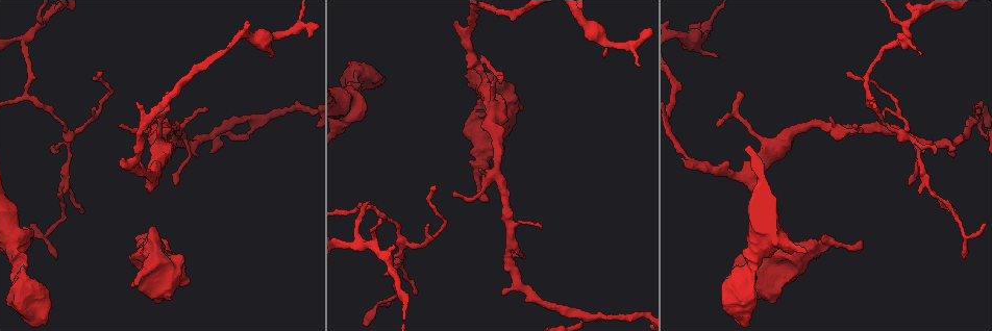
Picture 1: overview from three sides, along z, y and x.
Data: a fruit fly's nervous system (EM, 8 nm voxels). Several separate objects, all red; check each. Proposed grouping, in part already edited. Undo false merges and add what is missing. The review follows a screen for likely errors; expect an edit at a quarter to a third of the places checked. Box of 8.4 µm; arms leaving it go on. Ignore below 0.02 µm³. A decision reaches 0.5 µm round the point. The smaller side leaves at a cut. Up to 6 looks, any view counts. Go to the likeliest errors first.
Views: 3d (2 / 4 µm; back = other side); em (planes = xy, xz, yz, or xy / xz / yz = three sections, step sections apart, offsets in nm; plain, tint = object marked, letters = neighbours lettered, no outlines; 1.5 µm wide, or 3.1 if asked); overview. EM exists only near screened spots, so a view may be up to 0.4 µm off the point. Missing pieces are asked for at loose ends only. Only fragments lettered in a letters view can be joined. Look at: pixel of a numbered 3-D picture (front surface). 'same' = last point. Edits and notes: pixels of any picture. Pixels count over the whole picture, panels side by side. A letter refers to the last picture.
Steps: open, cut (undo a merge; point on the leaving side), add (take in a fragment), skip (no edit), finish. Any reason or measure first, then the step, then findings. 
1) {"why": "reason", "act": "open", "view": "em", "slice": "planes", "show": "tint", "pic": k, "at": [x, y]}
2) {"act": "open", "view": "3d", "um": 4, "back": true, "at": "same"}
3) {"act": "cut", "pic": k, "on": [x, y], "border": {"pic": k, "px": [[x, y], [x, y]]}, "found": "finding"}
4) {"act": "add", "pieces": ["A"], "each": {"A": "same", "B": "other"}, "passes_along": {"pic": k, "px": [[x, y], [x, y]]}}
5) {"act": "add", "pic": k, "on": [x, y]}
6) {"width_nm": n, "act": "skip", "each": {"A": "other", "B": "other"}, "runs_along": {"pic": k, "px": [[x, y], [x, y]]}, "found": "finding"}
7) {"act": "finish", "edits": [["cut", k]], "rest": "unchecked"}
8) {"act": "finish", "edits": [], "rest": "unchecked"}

{"why": "branch stops here", "act": "open", "view": "em", "slice": "planes", "show": "letters", "pic": 1, "at": [858, 241]}

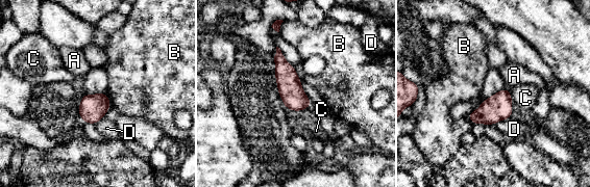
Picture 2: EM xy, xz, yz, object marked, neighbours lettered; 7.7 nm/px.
{"width_nm": 180, "act": "skip", "each": {"A": "other", "B": "other", "C": "other", "D": "other"}, "border": {"pic": 2, "px": [[105, 92], [112, 106]]}, "found": "no lettered fragment goes on from it"}

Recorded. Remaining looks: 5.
{"why": "narrows sharply", "act": "open", "view": "3d", "um": 2, "pic": 1, "at": [360, 243]}

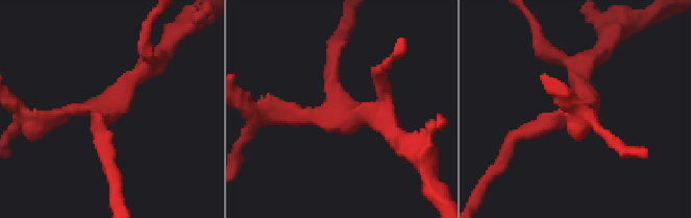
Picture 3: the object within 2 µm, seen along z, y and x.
{"arms": 4, "act": "open", "view": "em", "slice": "xy", "step": 8, "show": "tint", "pic": 3, "at": [345, 112]}

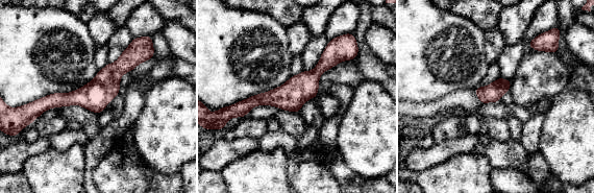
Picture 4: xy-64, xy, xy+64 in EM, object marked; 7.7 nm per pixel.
{"why": "another direction", "act": "open", "view": "em", "slice": "planes", "show": "letters", "at": "same"}

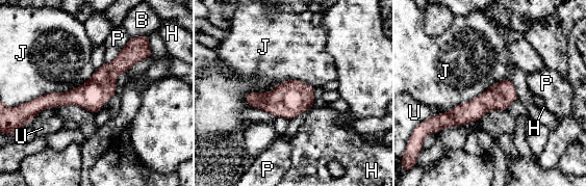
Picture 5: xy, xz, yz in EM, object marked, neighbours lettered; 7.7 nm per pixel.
{"longest_contact_nm": ["J", 550], "act": "skip", "each": {"B": "other", "H": "other", "J": "other", "P": "other", "U": "other"}, "border": {"pic": 5, "px": [[314, 86], [285, 80], [243, 99]]}, "found": "all the same cell"}

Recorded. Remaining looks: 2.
{"why": "free end", "act": "open", "view": "em", "slice": "xy", "step": 4, "show": "letters", "pic": 1, "at": [936, 153]}

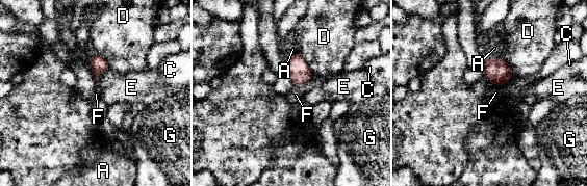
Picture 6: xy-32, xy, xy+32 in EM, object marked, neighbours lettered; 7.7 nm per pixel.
{"act": "open", "view": "em", "slice": "planes", "show": "letters", "at": "same"}

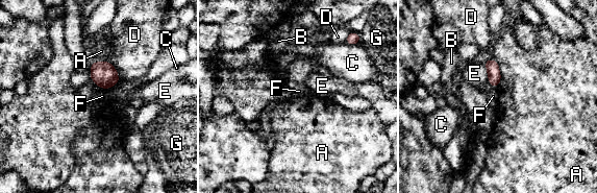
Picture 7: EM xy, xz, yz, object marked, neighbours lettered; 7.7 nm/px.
{"act": "skip", "each": {"A": "other", "B": "other", "C": "other", "D": "other", "E": "other", "F": "other", "G": "other"}, "found": "none of them fits"}

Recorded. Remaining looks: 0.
{"act": "finish", "edits": [], "rest": "unchecked"}

